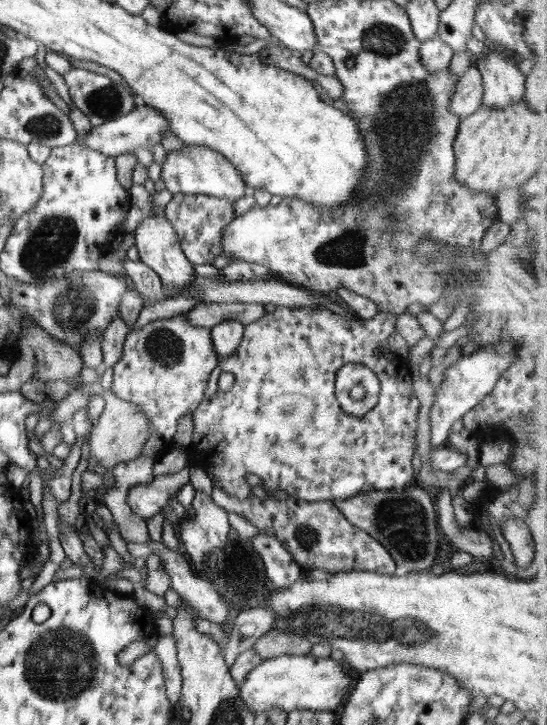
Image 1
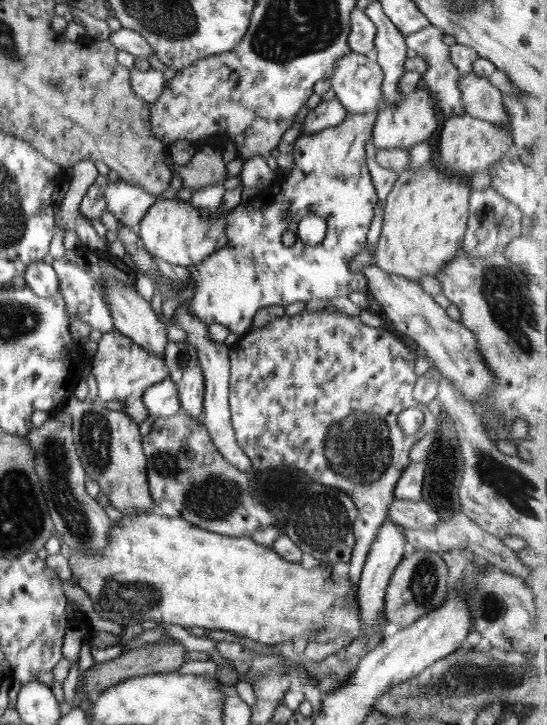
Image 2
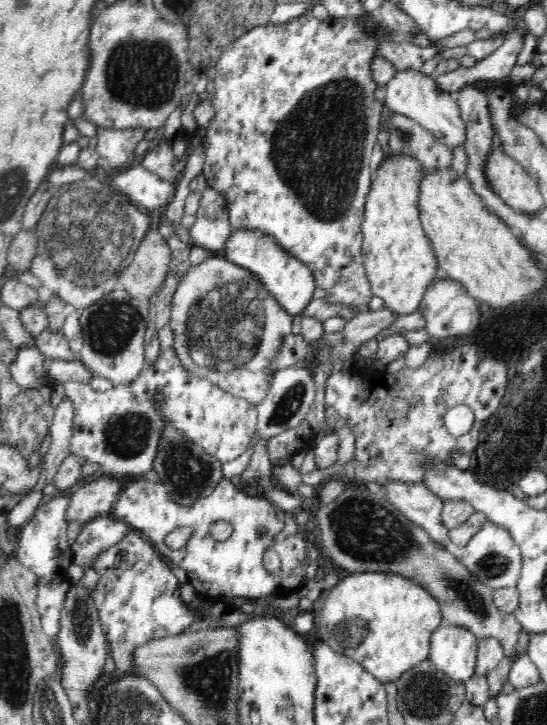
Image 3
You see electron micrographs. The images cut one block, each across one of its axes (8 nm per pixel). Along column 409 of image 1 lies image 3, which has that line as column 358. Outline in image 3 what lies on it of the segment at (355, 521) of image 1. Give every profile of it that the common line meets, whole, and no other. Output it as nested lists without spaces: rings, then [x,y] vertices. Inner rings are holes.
[[[362,487],[362,488],[346,488],[340,495],[337,496],[333,502],[325,506],[316,506],[314,509],[315,517],[317,520],[317,525],[320,530],[320,544],[321,551],[326,555],[330,556],[334,560],[334,564],[339,565],[342,569],[345,570],[345,573],[364,573],[364,572],[383,572],[383,573],[392,573],[403,576],[407,579],[412,579],[414,583],[419,584],[421,587],[424,587],[437,601],[441,608],[442,613],[442,622],[451,624],[452,626],[462,626],[473,632],[475,636],[479,639],[486,637],[494,637],[495,639],[500,640],[502,645],[505,657],[512,657],[515,660],[518,657],[517,650],[515,648],[518,644],[518,638],[520,638],[520,632],[522,630],[522,625],[518,622],[518,619],[514,614],[508,614],[498,610],[498,607],[494,604],[493,601],[493,592],[494,589],[486,586],[483,582],[480,582],[473,574],[466,568],[465,564],[462,564],[456,557],[456,550],[446,549],[446,547],[441,546],[441,544],[436,544],[431,538],[430,535],[419,526],[416,526],[407,516],[404,516],[398,507],[394,506],[386,497],[383,490],[378,490],[376,493],[371,491],[371,487]]]

